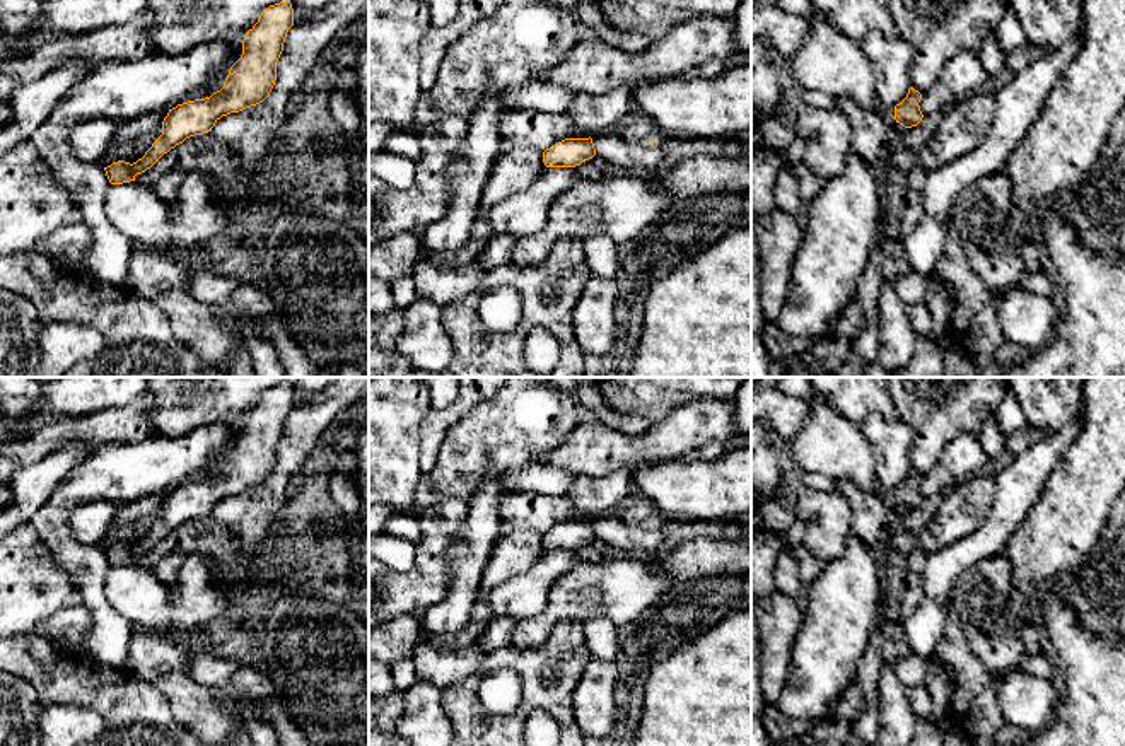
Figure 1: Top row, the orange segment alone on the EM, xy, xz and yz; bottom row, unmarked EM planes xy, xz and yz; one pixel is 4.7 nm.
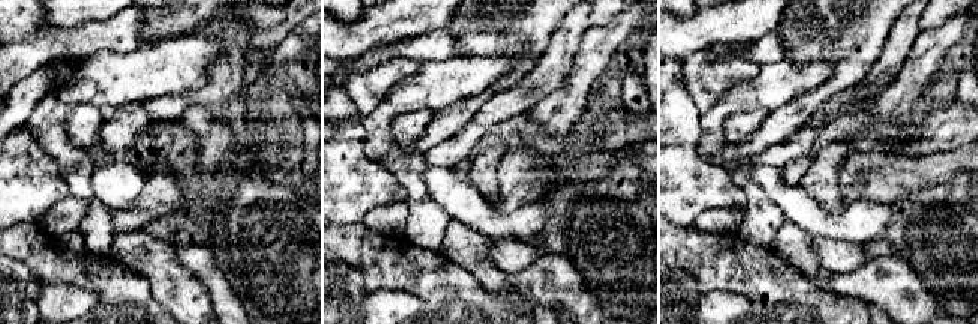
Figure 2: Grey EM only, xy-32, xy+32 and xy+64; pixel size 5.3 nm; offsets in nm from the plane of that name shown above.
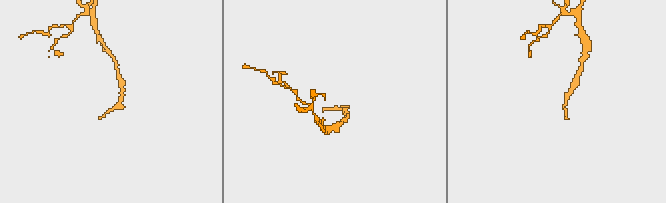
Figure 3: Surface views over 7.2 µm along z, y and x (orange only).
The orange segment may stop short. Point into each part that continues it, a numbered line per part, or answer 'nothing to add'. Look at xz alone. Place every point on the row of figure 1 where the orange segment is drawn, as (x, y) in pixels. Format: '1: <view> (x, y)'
1: xz (644, 130)

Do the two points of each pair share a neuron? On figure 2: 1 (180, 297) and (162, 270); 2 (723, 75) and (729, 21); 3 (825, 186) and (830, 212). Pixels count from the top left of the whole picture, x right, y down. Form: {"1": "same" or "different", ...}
{"1": "same", "2": "different", "3": "same"}

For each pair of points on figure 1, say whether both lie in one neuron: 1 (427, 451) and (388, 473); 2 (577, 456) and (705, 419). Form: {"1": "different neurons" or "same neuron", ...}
{"1": "different neurons", "2": "same neuron"}

